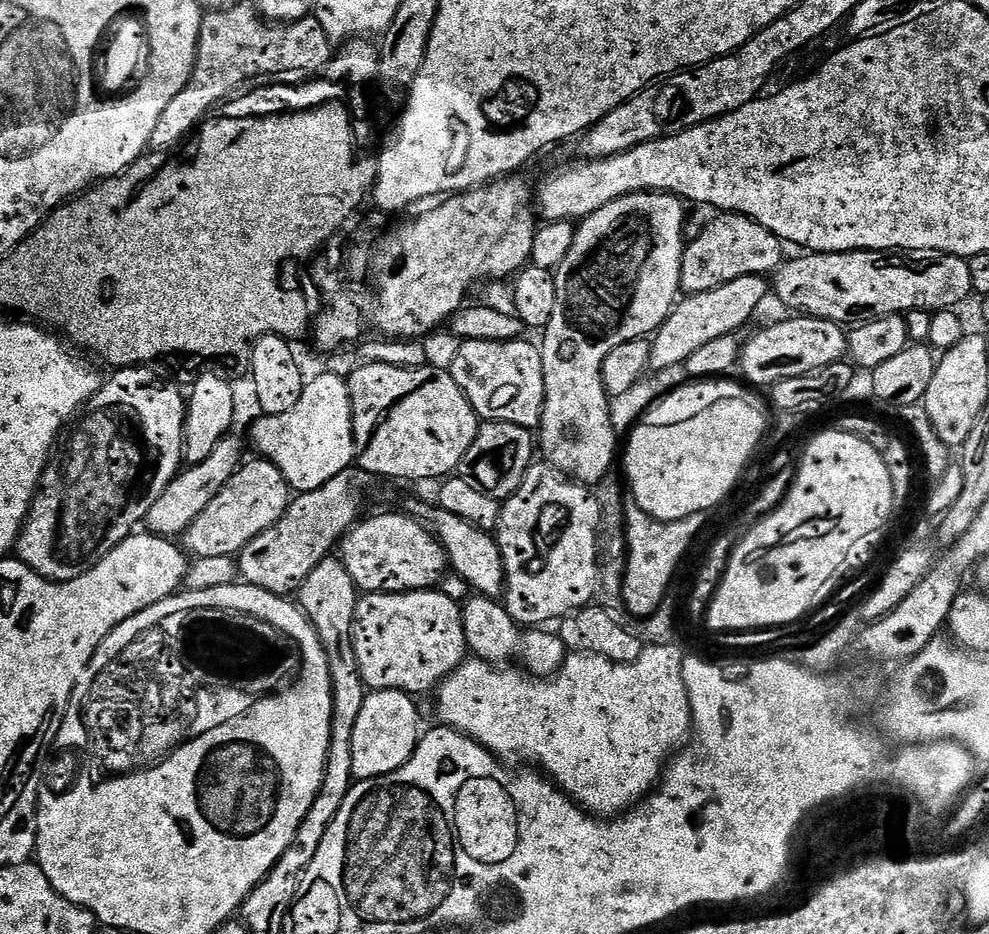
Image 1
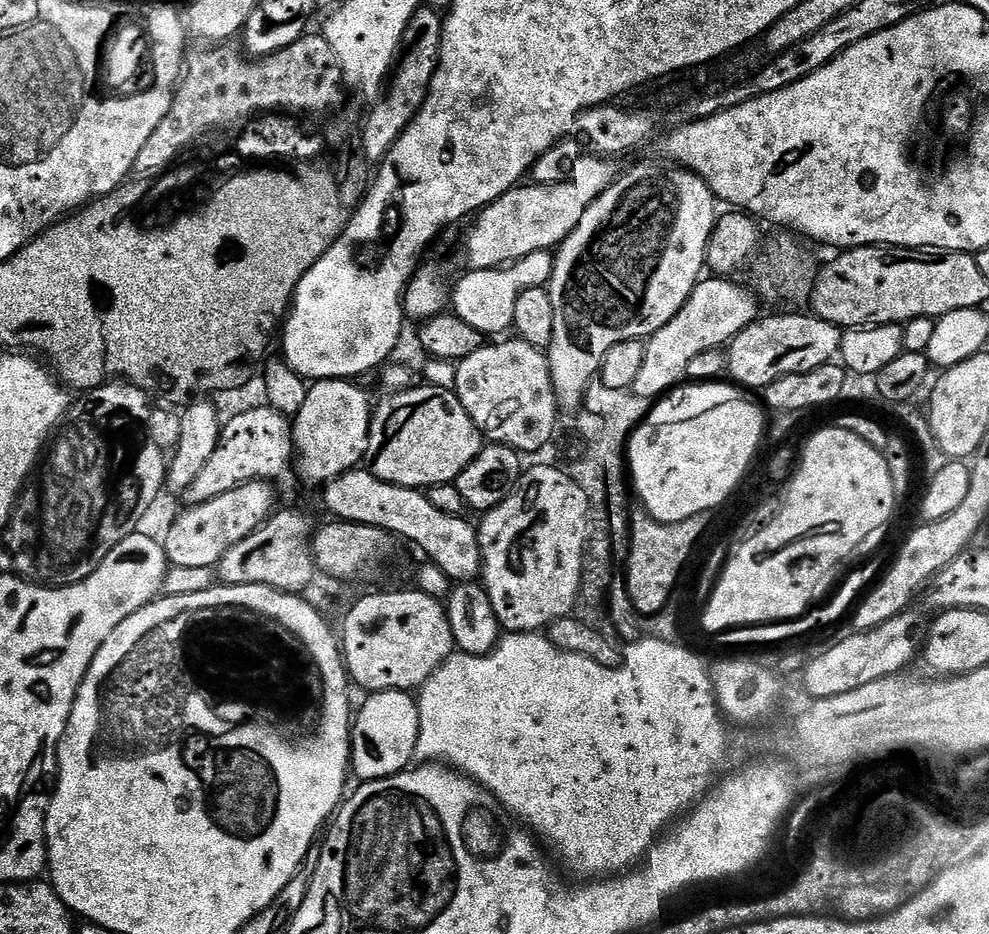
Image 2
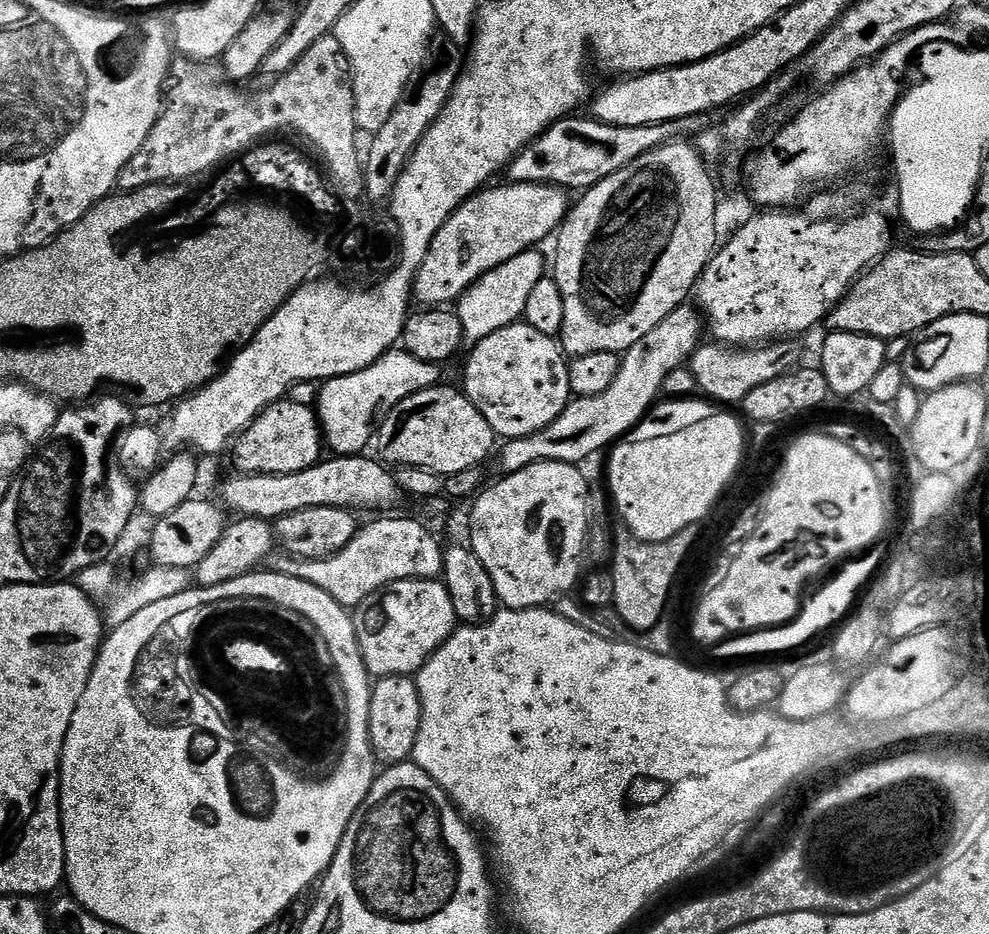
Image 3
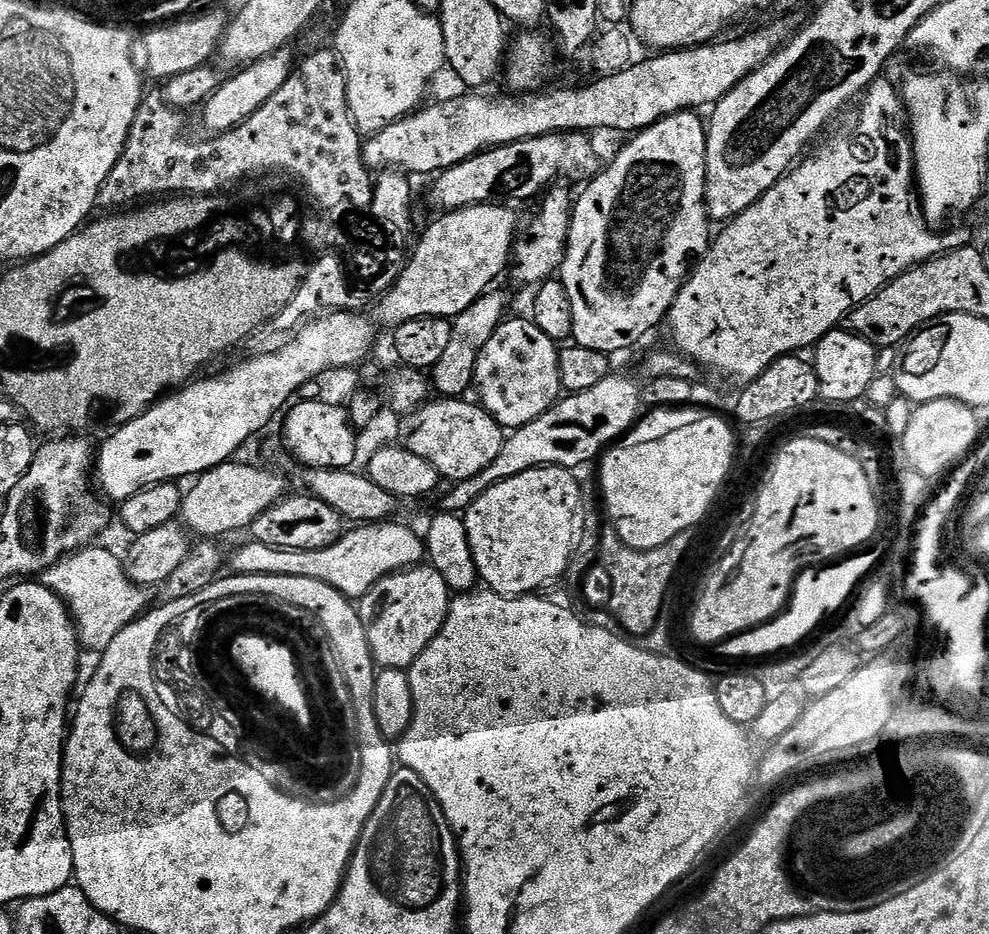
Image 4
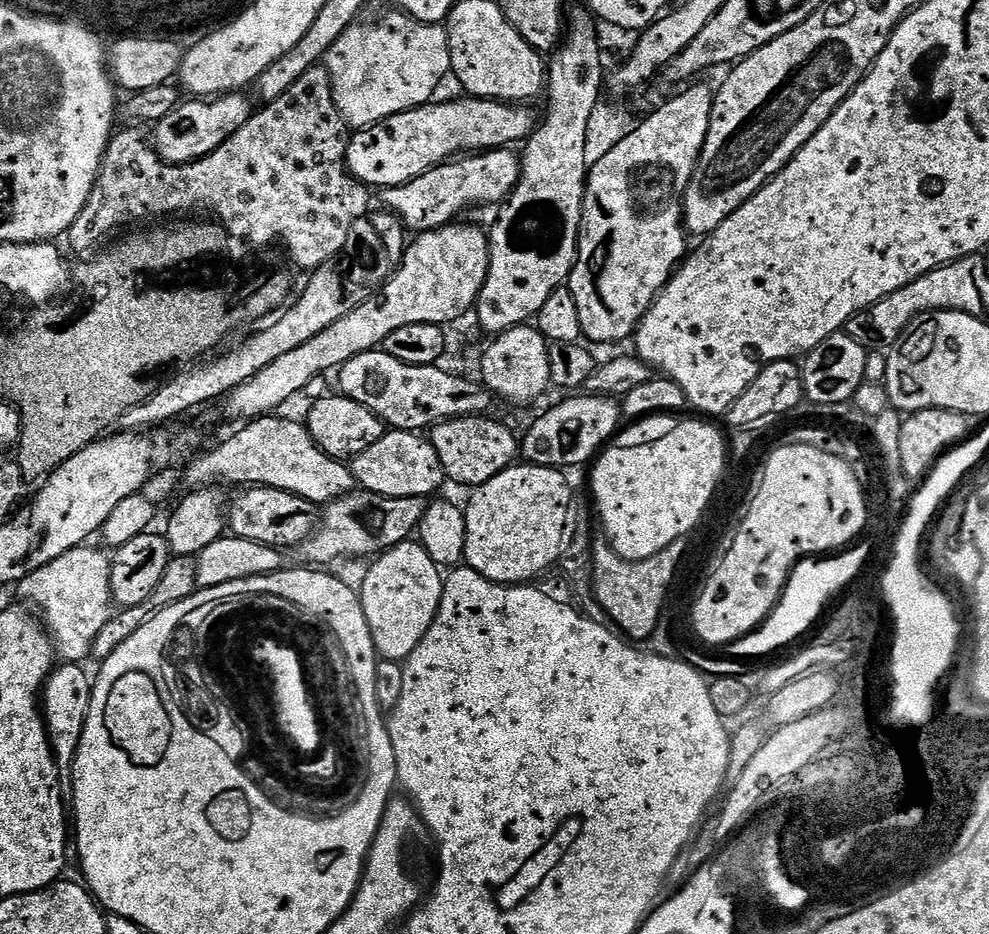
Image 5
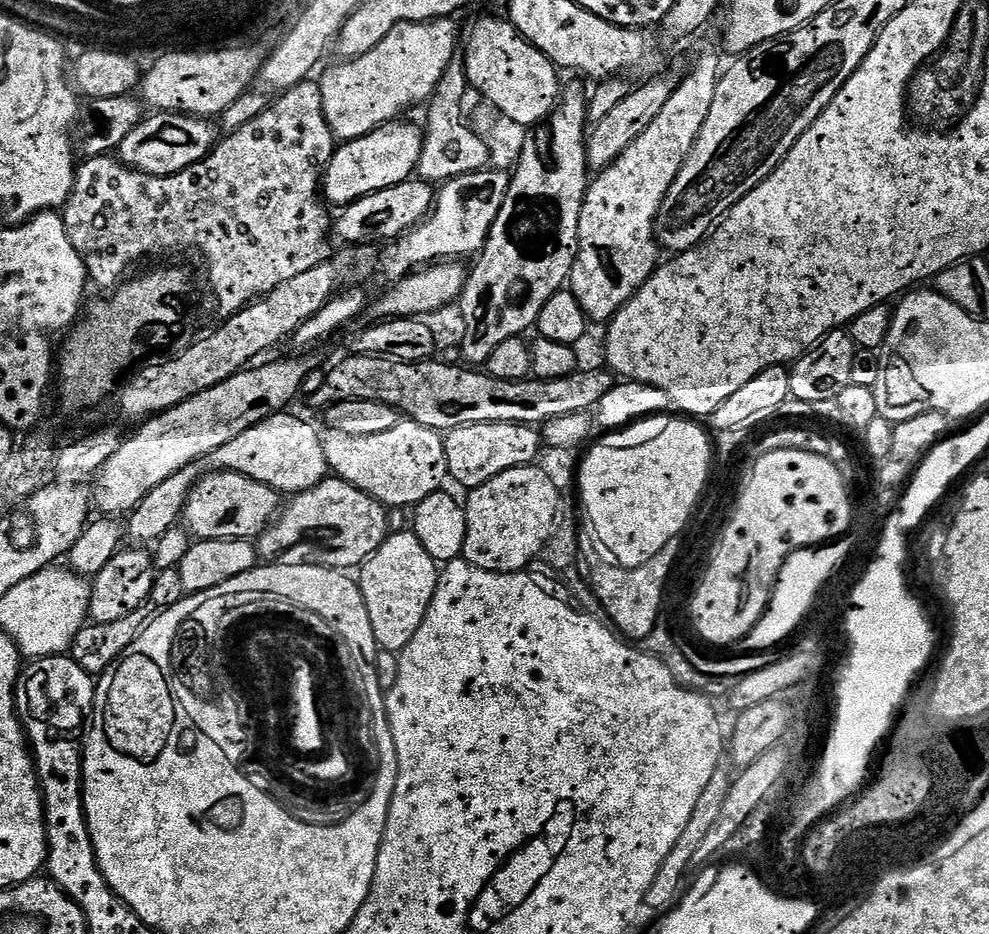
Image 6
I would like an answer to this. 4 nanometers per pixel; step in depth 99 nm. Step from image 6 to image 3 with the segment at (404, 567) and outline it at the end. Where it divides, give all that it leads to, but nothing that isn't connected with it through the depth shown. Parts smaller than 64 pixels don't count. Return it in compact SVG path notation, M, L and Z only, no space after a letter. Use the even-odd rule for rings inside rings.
M439 579L396 581L366 597L355 609L352 621L366 662L368 675L412 676L441 648L458 627L447 586Z

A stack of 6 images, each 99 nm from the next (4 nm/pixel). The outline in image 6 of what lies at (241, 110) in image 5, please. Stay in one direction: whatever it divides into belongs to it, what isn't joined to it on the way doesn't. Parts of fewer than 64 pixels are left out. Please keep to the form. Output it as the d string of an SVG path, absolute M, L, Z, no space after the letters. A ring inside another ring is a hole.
M156 112L134 126L123 138L118 158L128 168L151 176L166 177L205 160L218 143L218 128L211 119L190 116L183 112Z

